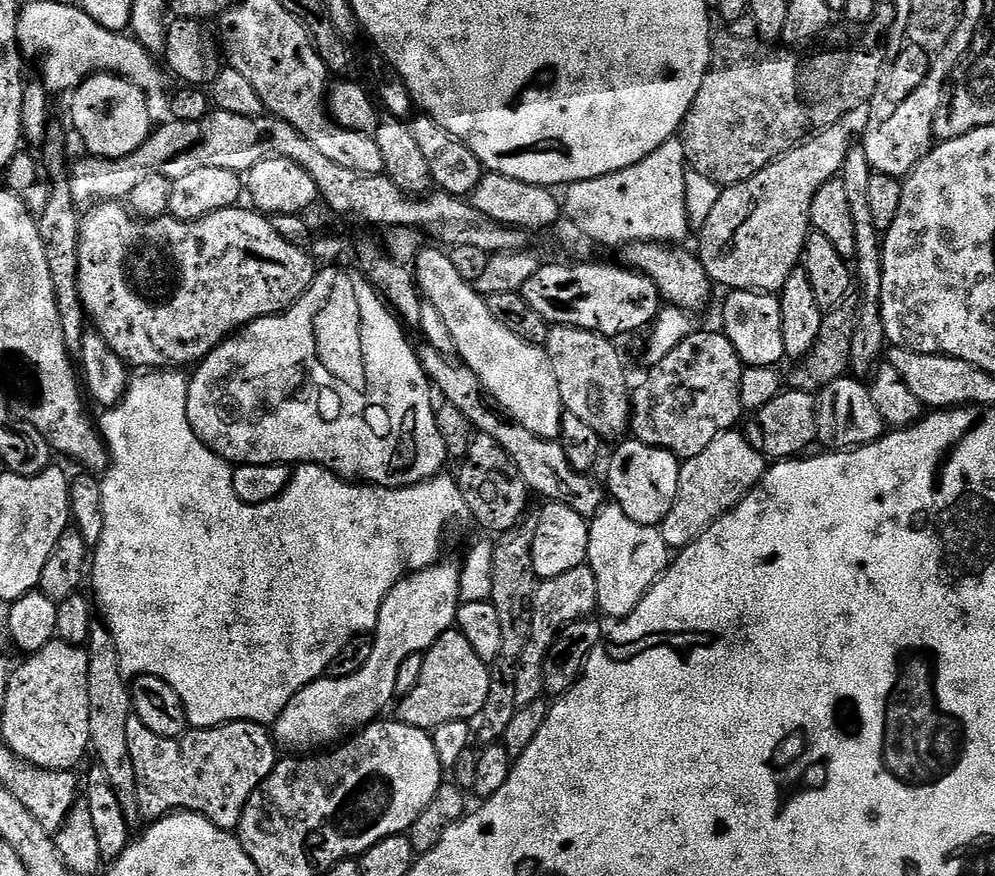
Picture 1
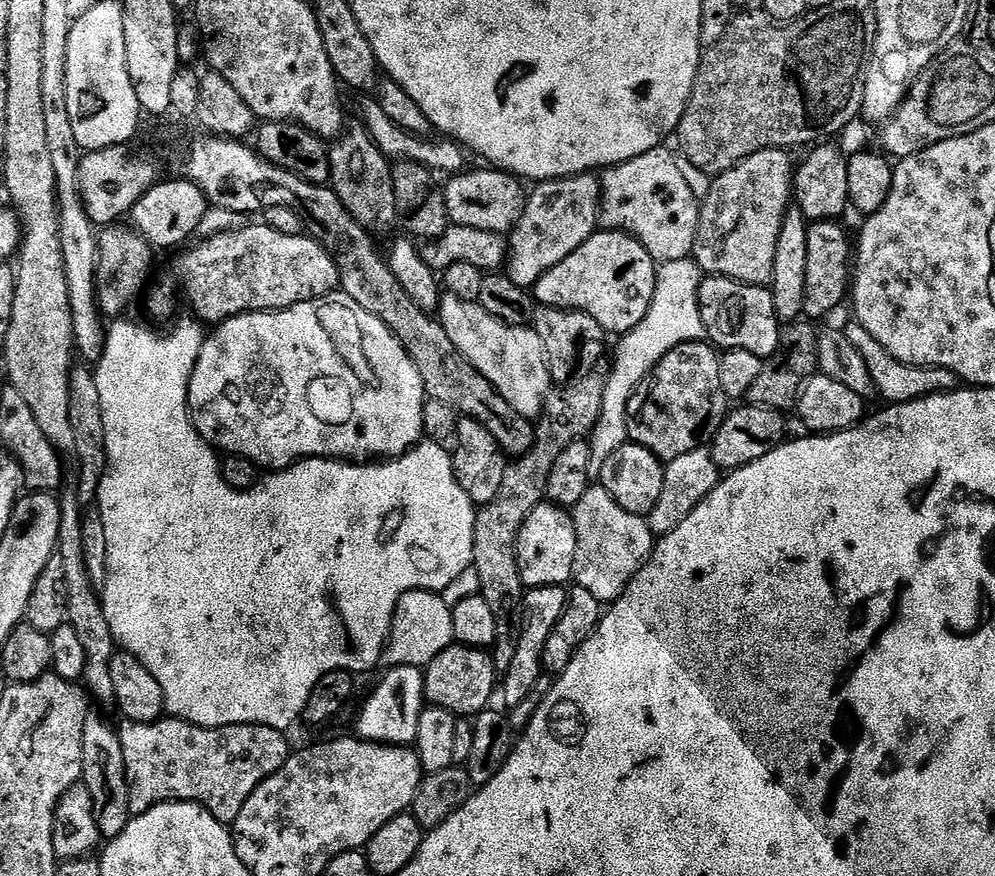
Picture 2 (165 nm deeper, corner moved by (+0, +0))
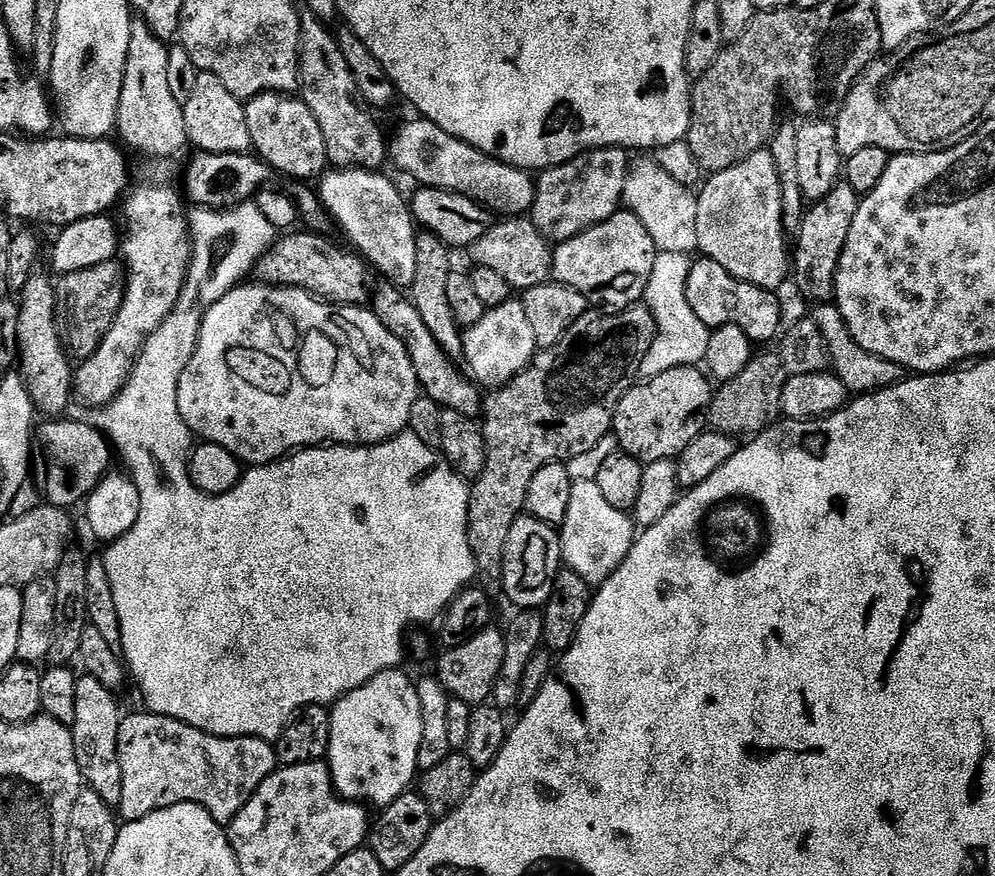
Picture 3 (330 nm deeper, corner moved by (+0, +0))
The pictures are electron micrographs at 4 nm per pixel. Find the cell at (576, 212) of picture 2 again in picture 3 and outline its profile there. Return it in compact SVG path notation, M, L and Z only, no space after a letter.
M593 148L591 152L584 152L562 166L543 169L536 180L536 193L530 213L532 224L538 226L540 233L550 242L559 242L574 238L595 224L610 219L622 208L624 183L630 167L628 156L629 153L623 148Z

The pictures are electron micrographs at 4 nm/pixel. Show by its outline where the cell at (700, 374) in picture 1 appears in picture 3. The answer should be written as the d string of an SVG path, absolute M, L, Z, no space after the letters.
M682 365L645 379L644 385L633 384L612 414L611 435L616 436L623 455L632 456L645 466L659 460L676 460L694 438L706 431L714 384L699 371L699 367Z

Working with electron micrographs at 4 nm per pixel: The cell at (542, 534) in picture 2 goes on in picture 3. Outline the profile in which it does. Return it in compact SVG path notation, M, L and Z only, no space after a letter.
M522 514L510 526L510 538L506 538L504 555L504 579L502 587L516 610L540 610L547 604L554 590L554 582L562 571L564 551L560 545L560 533L553 525L538 518Z

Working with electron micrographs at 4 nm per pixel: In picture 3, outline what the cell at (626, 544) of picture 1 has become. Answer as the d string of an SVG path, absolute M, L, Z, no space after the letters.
M575 481L570 490L570 510L559 529L560 545L564 551L564 564L578 573L593 586L604 583L618 566L630 554L632 544L638 535L637 525L627 512L618 510L606 502L602 490L598 490L596 481Z

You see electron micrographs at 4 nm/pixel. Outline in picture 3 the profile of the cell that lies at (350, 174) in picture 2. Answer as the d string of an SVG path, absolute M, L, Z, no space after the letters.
M300 12L300 87L299 99L314 114L314 122L318 122L318 130L322 130L322 139L326 142L326 154L329 165L336 168L367 168L369 170L383 169L385 160L390 156L390 144L384 140L384 132L376 125L373 113L364 103L358 90L358 82L354 82L354 74L350 74L350 66L346 58L342 58L342 50L338 46L335 35L330 31L325 21L319 20L313 12Z

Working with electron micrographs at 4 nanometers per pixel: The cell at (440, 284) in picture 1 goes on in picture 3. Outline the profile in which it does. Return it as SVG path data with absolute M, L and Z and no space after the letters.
M520 298L508 300L497 308L487 309L482 322L474 322L474 326L470 326L463 337L463 363L468 363L467 371L471 379L488 390L501 388L503 384L511 382L522 369L527 368L538 351L534 326L530 326L530 318L526 318L524 302Z

